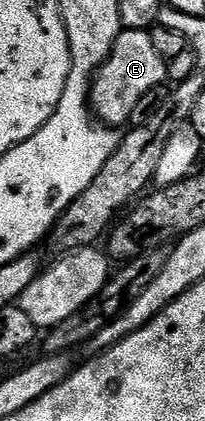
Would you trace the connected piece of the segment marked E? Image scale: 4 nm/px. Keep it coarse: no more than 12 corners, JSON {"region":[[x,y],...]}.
{"region":[[121,30],[90,83],[101,124],[120,129],[168,79],[148,31]]}

